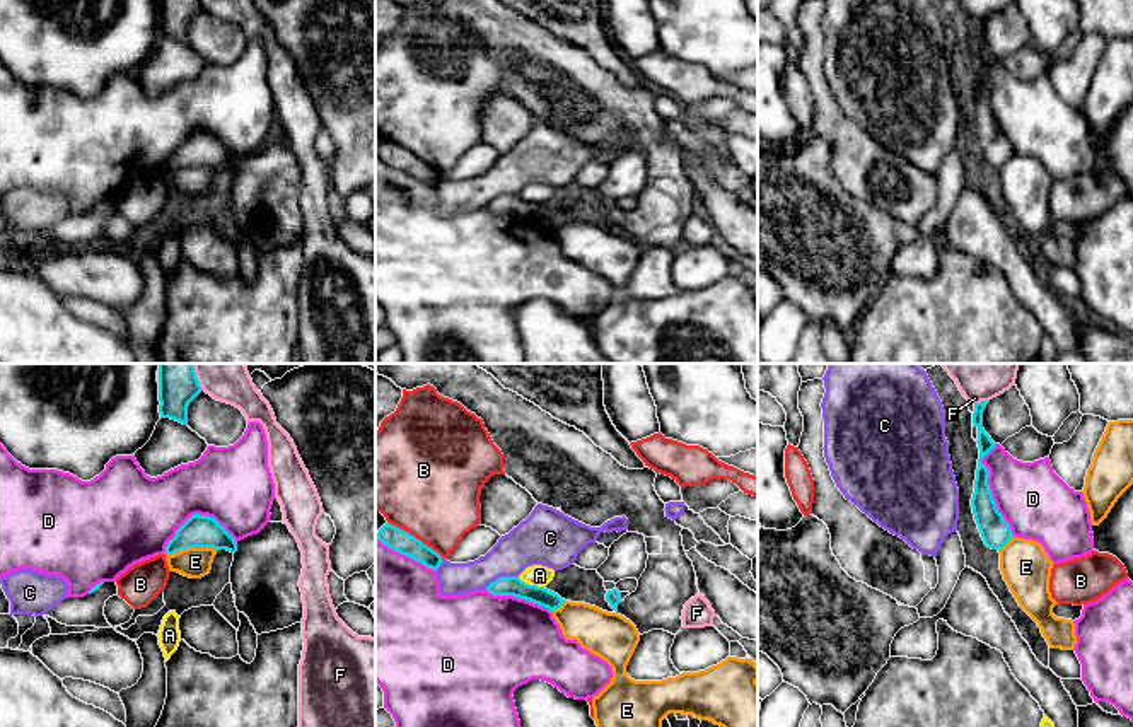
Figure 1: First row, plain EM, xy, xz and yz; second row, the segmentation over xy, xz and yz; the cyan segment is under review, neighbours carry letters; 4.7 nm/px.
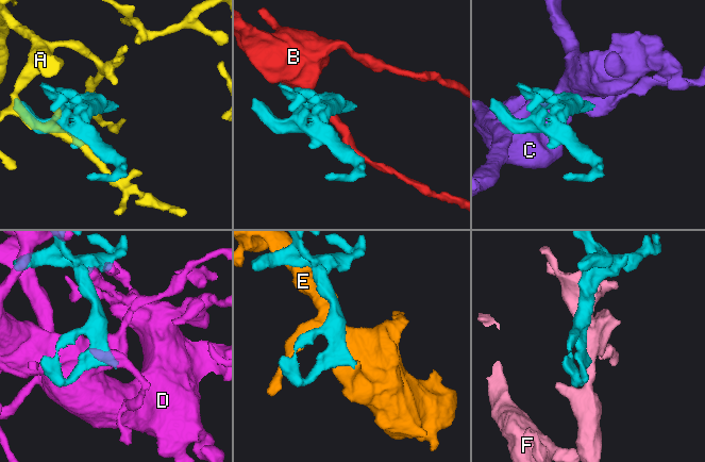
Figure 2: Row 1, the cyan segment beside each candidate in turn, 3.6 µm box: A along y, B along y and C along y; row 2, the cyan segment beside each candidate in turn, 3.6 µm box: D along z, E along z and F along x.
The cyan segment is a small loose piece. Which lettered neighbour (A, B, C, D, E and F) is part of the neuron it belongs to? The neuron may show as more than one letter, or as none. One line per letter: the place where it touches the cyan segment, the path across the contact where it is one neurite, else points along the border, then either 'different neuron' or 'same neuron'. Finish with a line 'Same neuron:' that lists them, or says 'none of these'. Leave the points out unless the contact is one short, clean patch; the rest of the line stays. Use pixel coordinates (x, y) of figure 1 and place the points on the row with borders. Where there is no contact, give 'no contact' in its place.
A: contact xz (531, 586); different neuron
B: contact xz (415, 538); different neuron
C: contact xz (500, 577); different neuron
D: contact yz (990, 490); different neuron
E: contact xy (191, 546); border xy (217, 548), (181, 548), (166, 555); different neuron
F: contact yz (981, 401); different neuron
Same neuron: none of these

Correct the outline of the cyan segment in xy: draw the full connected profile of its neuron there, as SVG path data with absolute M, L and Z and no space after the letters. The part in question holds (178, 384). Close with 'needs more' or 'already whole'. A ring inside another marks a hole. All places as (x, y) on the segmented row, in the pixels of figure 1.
M159 364L159 413L188 425L188 406L201 393L193 364Z; already whole

